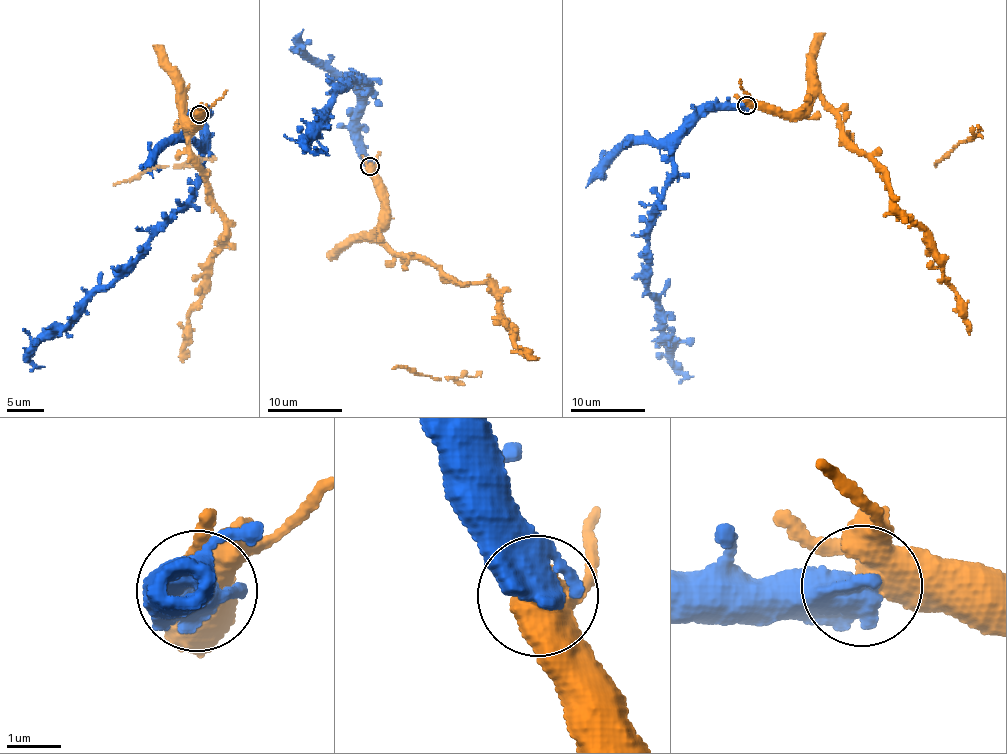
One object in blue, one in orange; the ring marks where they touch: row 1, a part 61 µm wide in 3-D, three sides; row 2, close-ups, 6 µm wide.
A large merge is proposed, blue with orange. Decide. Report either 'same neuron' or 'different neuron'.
same neuron

